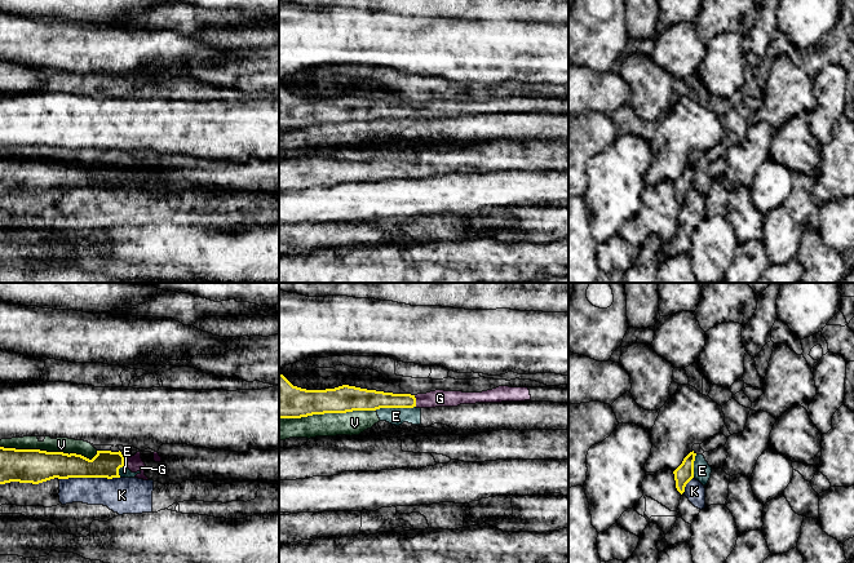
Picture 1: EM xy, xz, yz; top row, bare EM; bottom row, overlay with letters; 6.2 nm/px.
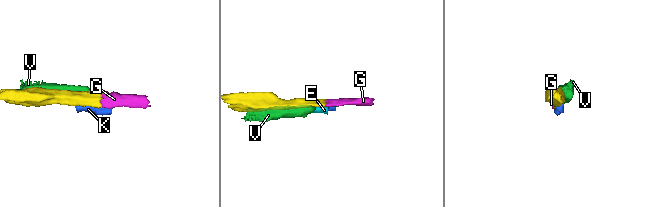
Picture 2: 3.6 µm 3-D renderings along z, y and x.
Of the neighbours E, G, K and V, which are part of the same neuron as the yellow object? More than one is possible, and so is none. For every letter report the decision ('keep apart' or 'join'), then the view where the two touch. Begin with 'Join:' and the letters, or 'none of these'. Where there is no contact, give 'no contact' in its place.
Join: G
E: keep apart; meets yellow in xz
G: join; meets yellow in xz
K: keep apart; meets yellow in xy
V: keep apart; meets yellow in xy

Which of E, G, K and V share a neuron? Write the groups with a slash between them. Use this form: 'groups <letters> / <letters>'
groups E V / G / K

